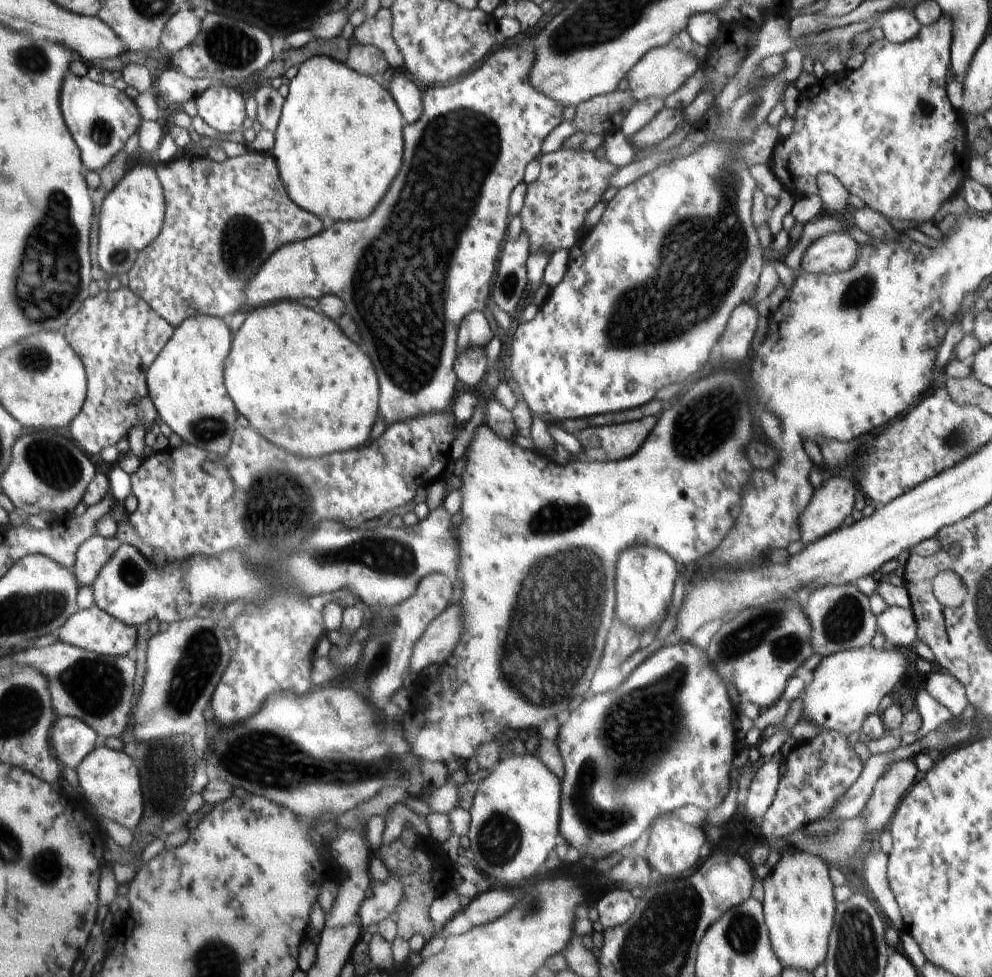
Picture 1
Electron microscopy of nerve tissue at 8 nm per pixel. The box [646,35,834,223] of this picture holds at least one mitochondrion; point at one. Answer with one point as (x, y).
(752, 109)

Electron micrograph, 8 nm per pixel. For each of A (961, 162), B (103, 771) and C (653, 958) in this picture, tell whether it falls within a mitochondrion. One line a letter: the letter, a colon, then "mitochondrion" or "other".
A: other
B: other
C: mitochondrion

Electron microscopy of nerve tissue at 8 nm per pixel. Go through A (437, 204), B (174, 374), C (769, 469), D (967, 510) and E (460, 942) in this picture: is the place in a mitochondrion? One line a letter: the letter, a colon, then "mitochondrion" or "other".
A: mitochondrion
B: other
C: other
D: other
E: other

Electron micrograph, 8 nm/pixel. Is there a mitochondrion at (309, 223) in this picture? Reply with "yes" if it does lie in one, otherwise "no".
no

